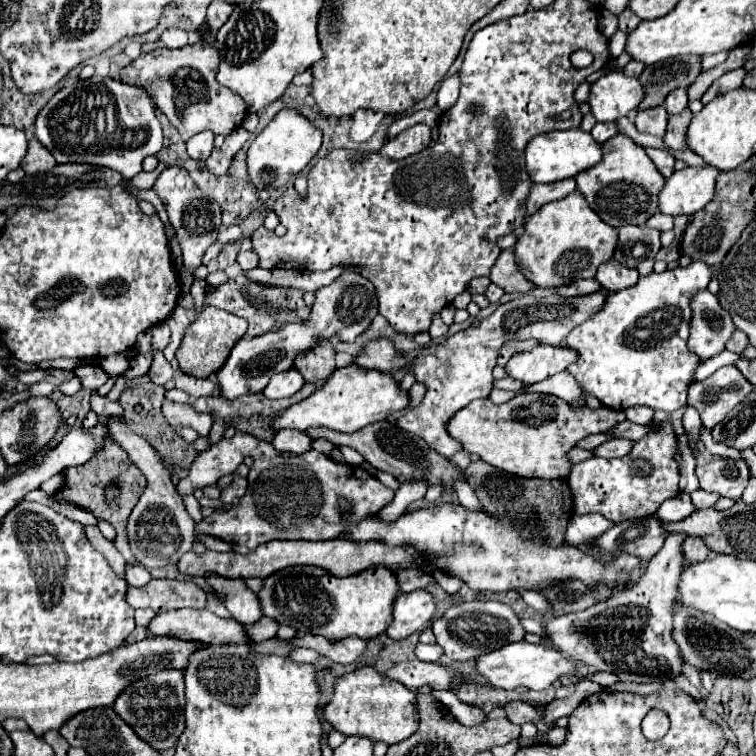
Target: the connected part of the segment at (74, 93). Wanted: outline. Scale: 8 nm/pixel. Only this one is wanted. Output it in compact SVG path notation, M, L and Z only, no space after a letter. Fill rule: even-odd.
M90 77L86 81L76 81L62 87L38 113L36 117L36 139L48 147L58 163L90 163L114 169L124 175L124 179L132 179L142 171L142 161L148 155L156 155L162 149L162 127L154 115L154 101L142 87L130 87L112 77ZM94 123L96 135L92 137L90 127Z

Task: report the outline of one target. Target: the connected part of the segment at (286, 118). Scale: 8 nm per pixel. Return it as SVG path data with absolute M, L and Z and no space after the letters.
M284 107L266 125L266 129L252 141L248 149L248 175L256 189L274 191L286 187L318 153L322 145L322 131L292 107Z

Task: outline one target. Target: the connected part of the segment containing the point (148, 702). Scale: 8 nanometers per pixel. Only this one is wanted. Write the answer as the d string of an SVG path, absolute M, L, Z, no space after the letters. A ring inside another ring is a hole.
M158 671L130 683L112 703L112 709L122 717L134 733L156 751L176 745L178 735L184 731L184 675L182 671Z

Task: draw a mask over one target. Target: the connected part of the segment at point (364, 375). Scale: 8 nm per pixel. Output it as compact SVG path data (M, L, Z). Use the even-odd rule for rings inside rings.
M346 365L336 369L328 379L326 385L316 389L308 399L288 407L280 413L270 427L280 431L284 427L308 431L310 427L328 427L340 433L354 433L374 421L384 421L390 413L400 411L408 405L408 393L400 389L400 385L392 379L392 375L382 375L382 371L366 371L362 367Z

